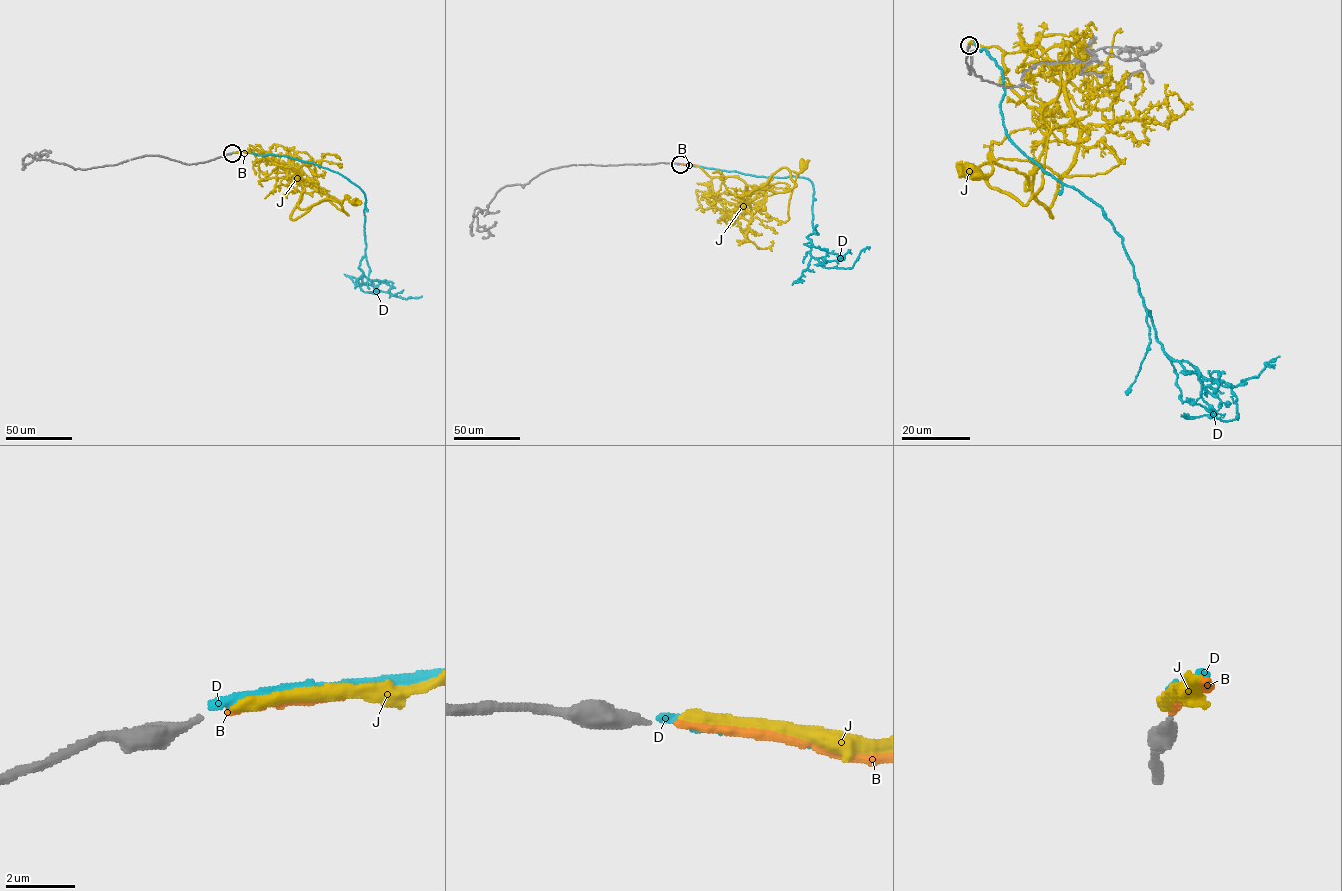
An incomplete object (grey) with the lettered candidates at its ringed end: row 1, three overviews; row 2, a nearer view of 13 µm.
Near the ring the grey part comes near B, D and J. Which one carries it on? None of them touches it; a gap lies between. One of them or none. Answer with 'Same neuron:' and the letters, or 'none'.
Same neuron: B

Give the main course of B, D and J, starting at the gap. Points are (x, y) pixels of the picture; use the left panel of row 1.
B: (233, 153), (248, 152)
D: (232, 153), (288, 156), (348, 179), (365, 196), (365, 255), (359, 268), (362, 281), (404, 299), (421, 296)
J: (233, 153), (265, 155), (296, 171), (305, 192), (321, 190), (340, 204), (350, 197), (349, 201), (354, 203)

